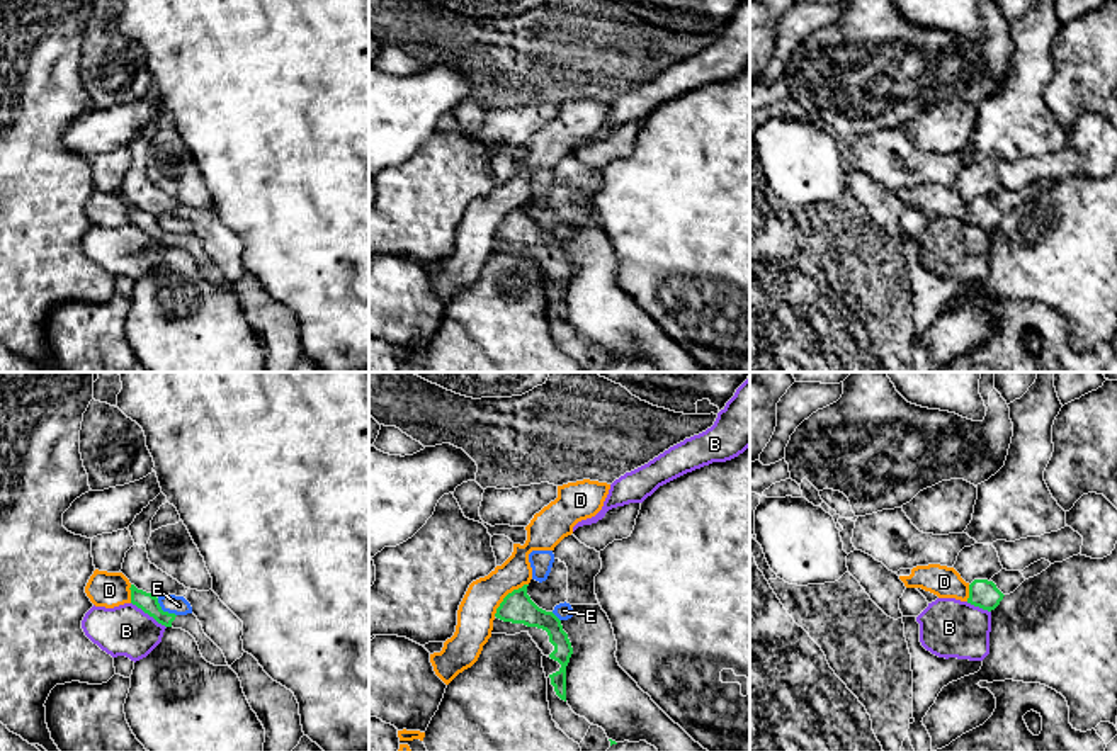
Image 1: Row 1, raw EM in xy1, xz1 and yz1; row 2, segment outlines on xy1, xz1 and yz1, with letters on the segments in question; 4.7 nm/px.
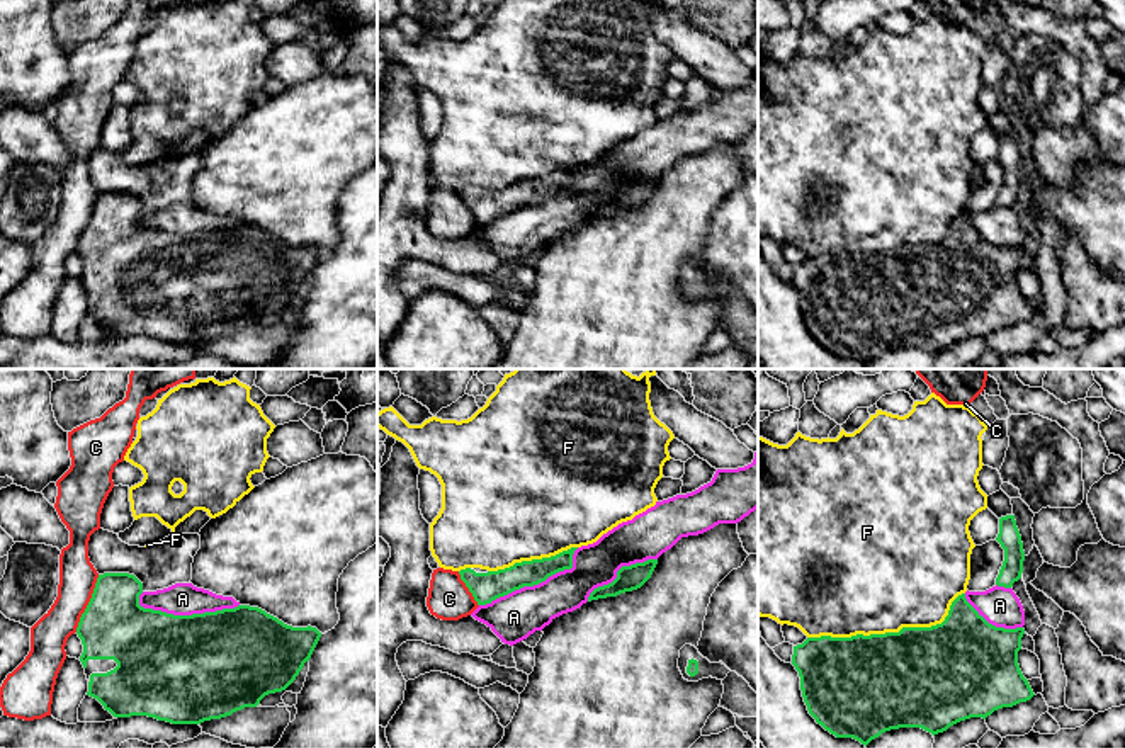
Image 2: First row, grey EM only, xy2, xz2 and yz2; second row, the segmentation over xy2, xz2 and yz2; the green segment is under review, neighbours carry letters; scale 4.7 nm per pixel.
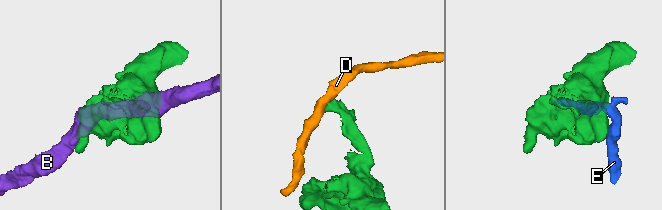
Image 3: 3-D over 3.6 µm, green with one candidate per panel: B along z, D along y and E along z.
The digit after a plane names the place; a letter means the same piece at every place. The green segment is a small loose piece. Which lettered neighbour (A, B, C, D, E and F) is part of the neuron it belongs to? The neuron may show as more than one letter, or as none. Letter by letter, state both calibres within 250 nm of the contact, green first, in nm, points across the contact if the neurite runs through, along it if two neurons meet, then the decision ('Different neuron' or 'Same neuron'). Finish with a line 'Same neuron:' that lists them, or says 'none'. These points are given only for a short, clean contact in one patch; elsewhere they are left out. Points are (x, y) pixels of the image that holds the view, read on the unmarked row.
A: Thickness 500 nm (green) against 160 nm. Different neuron
B: Thickness 90 nm (green) against 240 nm. Boundary: xy1 (131, 221), (165, 247). Different neuron
C: Thickness 320 nm (green) against 180 nm. Boundary: xy2 (99, 194), (75, 250). Different neuron
D: Thickness 150 nm (green) against 180 nm. Boundary: xz1 (527, 203), (514, 208), (493, 235). Different neuron
E: Thickness 90 nm (green) against 90 nm. Different neuron
F: Thickness 480 nm (green) against 480 nm. Different neuron
Same neuron: none

